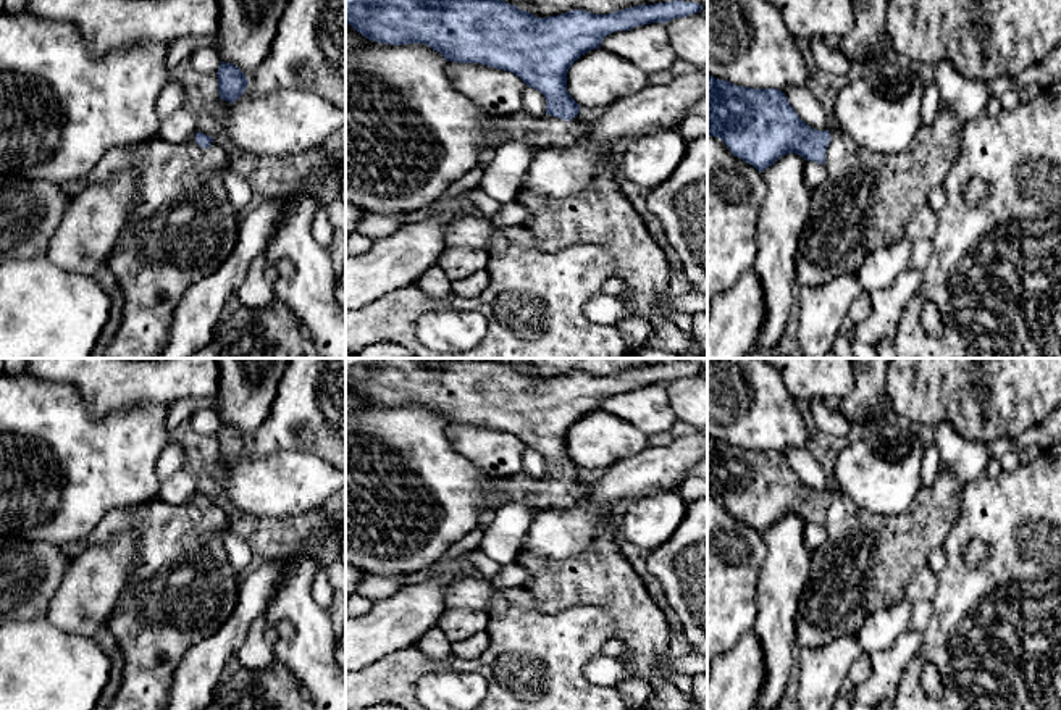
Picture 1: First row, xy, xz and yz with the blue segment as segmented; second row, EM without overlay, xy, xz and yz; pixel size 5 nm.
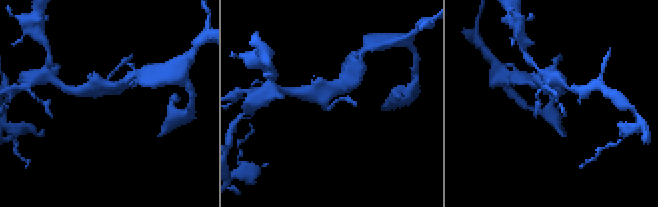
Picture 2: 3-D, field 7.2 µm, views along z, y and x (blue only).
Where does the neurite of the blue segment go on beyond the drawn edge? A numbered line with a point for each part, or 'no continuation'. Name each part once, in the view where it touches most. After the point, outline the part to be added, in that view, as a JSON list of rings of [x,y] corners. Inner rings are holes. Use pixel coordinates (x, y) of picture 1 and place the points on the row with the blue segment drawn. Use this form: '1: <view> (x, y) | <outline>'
1: xz (543, 131) | [[[522,110],[502,116],[497,124],[504,134],[502,144],[526,142],[533,155],[544,147],[570,147],[581,142],[588,131],[588,123],[580,115],[564,121],[551,115],[530,116]]]

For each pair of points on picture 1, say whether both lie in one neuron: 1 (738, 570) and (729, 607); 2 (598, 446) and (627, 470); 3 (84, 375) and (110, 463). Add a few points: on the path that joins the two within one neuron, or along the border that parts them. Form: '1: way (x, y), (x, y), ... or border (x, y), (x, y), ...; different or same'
1: way (729, 580), (729, 597); same
2: border (648, 446), (622, 457), (608, 468); different
3: border (75, 389), (94, 418), (133, 409); different

